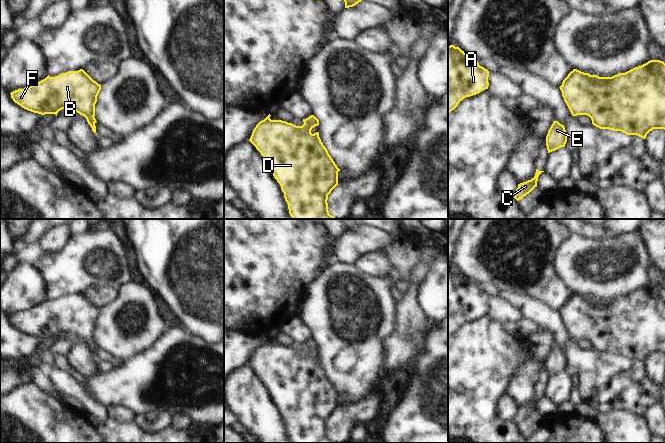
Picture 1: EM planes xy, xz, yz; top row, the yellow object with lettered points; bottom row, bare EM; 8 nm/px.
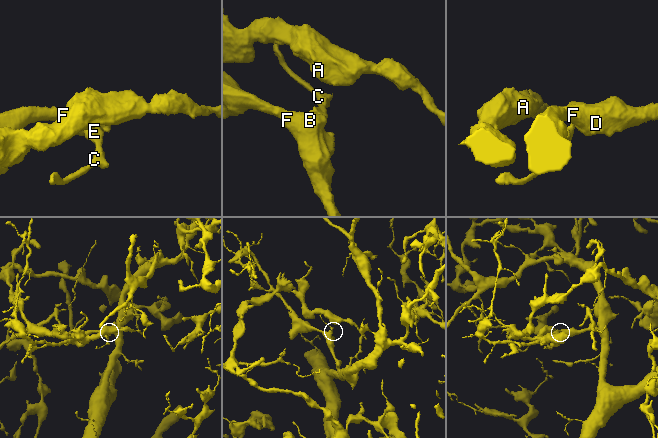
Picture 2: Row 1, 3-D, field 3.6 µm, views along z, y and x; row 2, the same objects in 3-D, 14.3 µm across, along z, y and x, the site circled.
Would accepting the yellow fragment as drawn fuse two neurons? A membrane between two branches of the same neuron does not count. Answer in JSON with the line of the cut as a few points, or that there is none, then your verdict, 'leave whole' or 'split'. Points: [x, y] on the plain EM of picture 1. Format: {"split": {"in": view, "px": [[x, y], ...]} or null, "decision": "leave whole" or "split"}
{"split": null, "decision": "leave whole"}

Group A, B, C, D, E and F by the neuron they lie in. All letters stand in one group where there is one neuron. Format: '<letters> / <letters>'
A B C D E F

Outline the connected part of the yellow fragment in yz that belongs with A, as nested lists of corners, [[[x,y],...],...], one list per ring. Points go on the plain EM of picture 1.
[[[448,270],[448,338],[466,321],[488,313],[489,295],[459,271]]]

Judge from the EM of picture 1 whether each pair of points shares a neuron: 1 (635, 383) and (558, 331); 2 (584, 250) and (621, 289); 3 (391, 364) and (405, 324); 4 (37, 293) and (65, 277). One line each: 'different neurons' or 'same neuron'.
1: same neuron
2: same neuron
3: same neuron
4: different neurons

